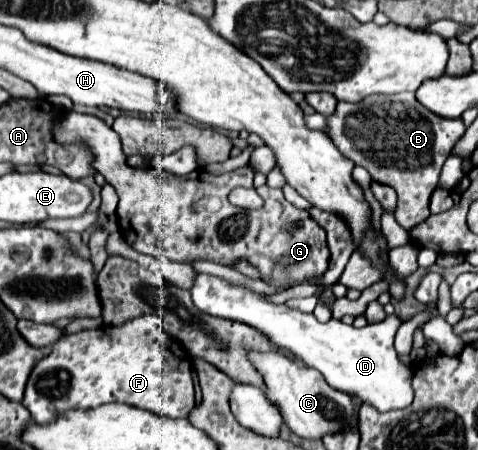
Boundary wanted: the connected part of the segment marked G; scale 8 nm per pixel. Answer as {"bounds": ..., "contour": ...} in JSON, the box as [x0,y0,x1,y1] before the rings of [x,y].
{"bounds":[53,112,329,288],"contour":[[[65,112],[53,126],[53,138],[57,144],[83,144],[93,160],[91,166],[99,170],[109,184],[115,186],[119,194],[119,228],[125,242],[141,252],[141,254],[163,254],[169,260],[179,260],[193,264],[195,260],[211,260],[223,266],[233,266],[239,260],[247,260],[251,266],[257,268],[259,278],[275,288],[291,288],[303,282],[309,282],[315,276],[323,276],[329,264],[329,250],[325,242],[325,230],[309,216],[307,210],[299,210],[283,198],[281,190],[261,186],[261,198],[265,206],[261,210],[241,210],[229,204],[227,194],[237,186],[251,186],[253,188],[253,172],[249,166],[237,168],[233,172],[211,176],[205,170],[195,170],[187,176],[175,176],[165,170],[155,168],[131,168],[125,164],[125,154],[121,152],[121,140],[113,128],[109,128],[103,120],[89,114],[79,112]]]}

